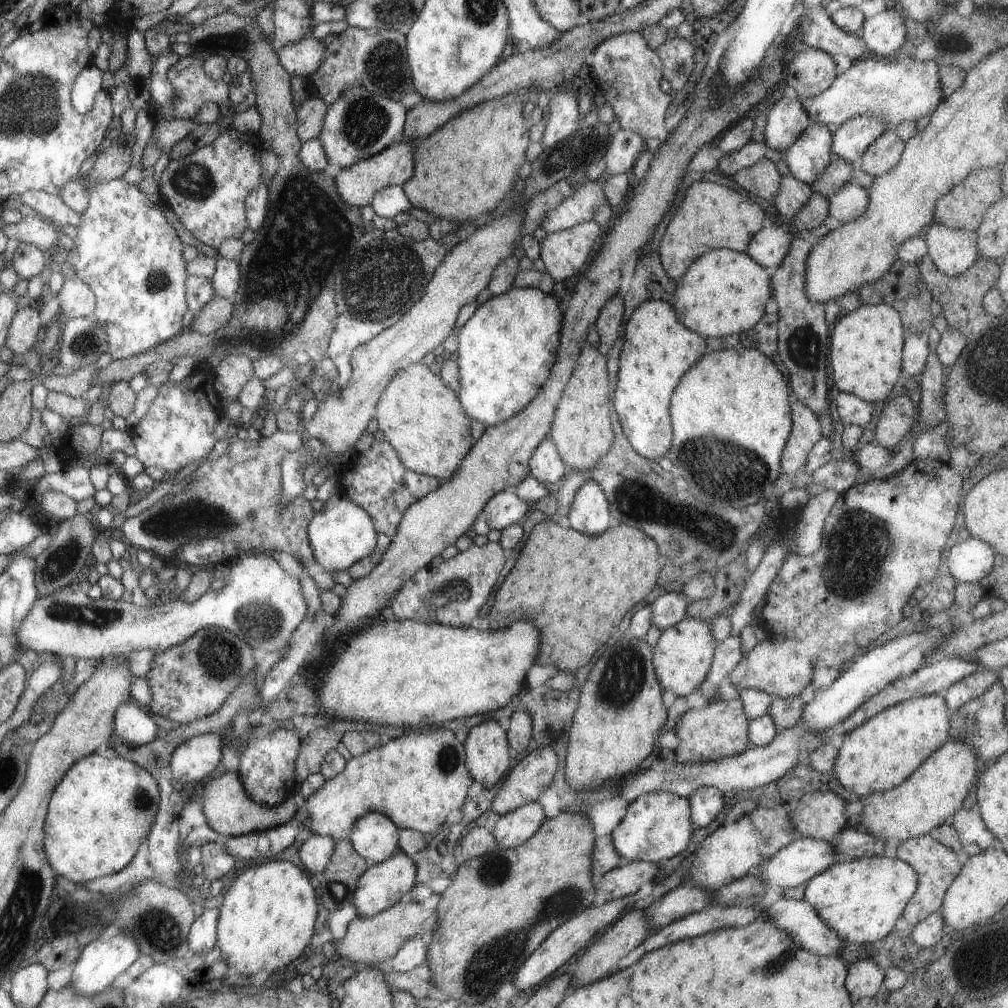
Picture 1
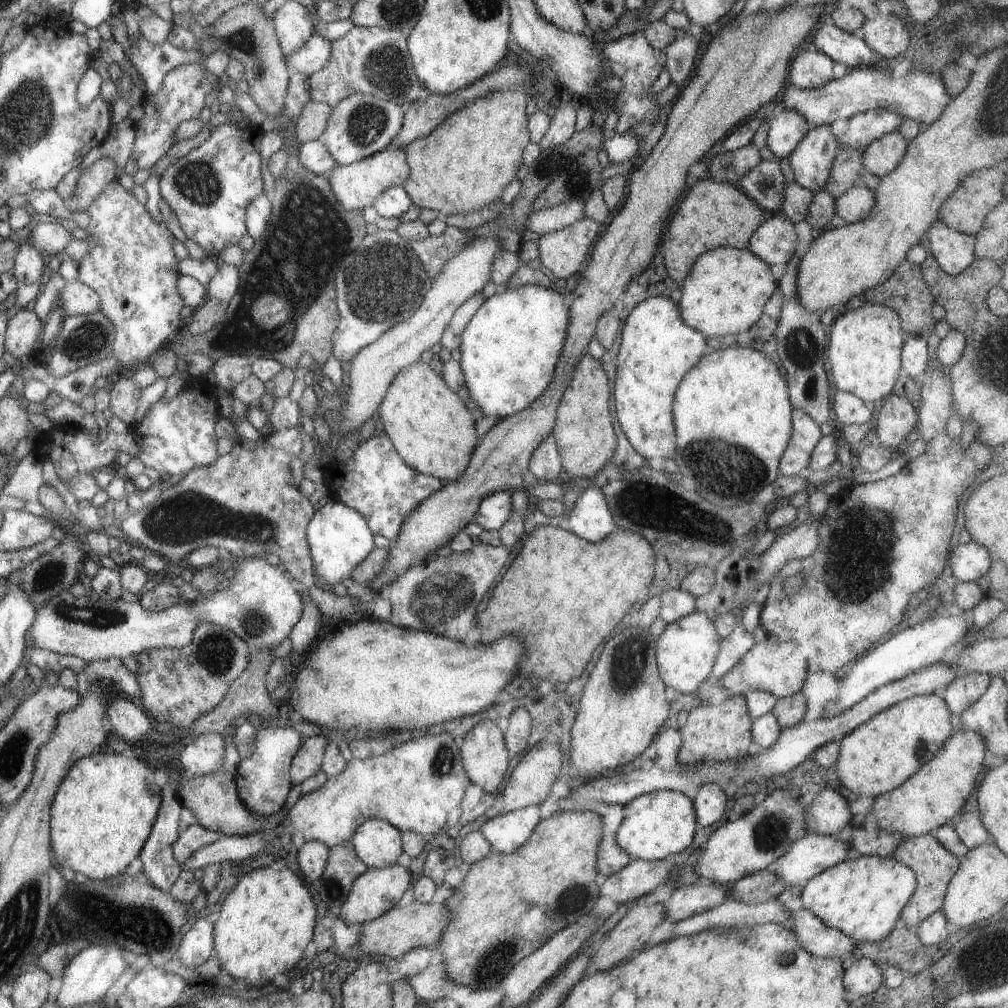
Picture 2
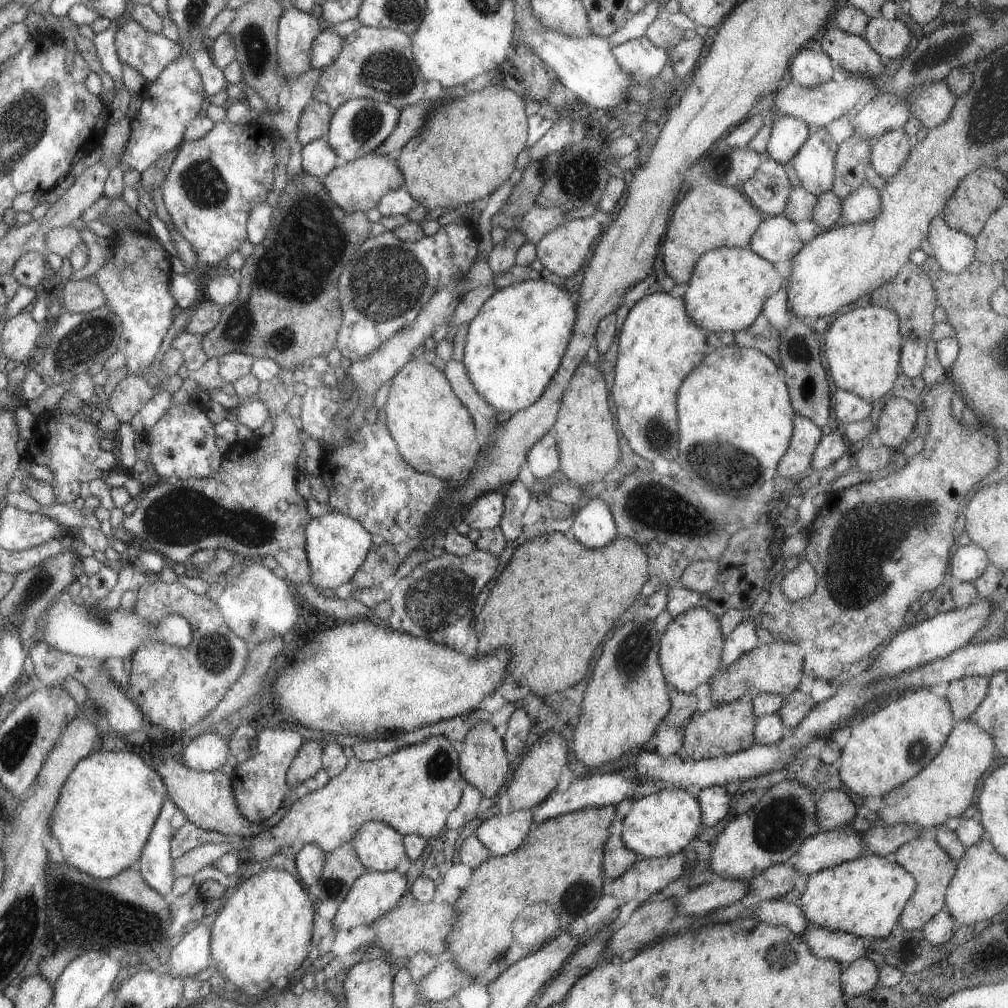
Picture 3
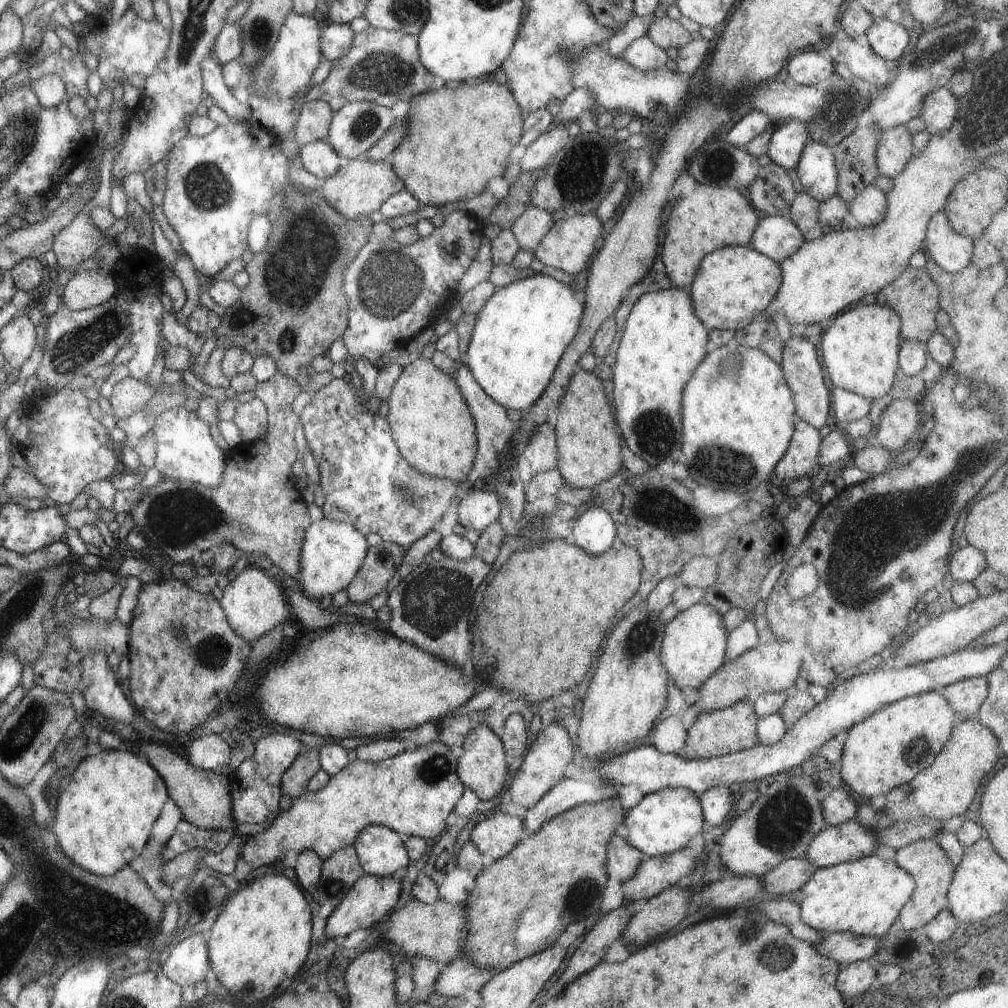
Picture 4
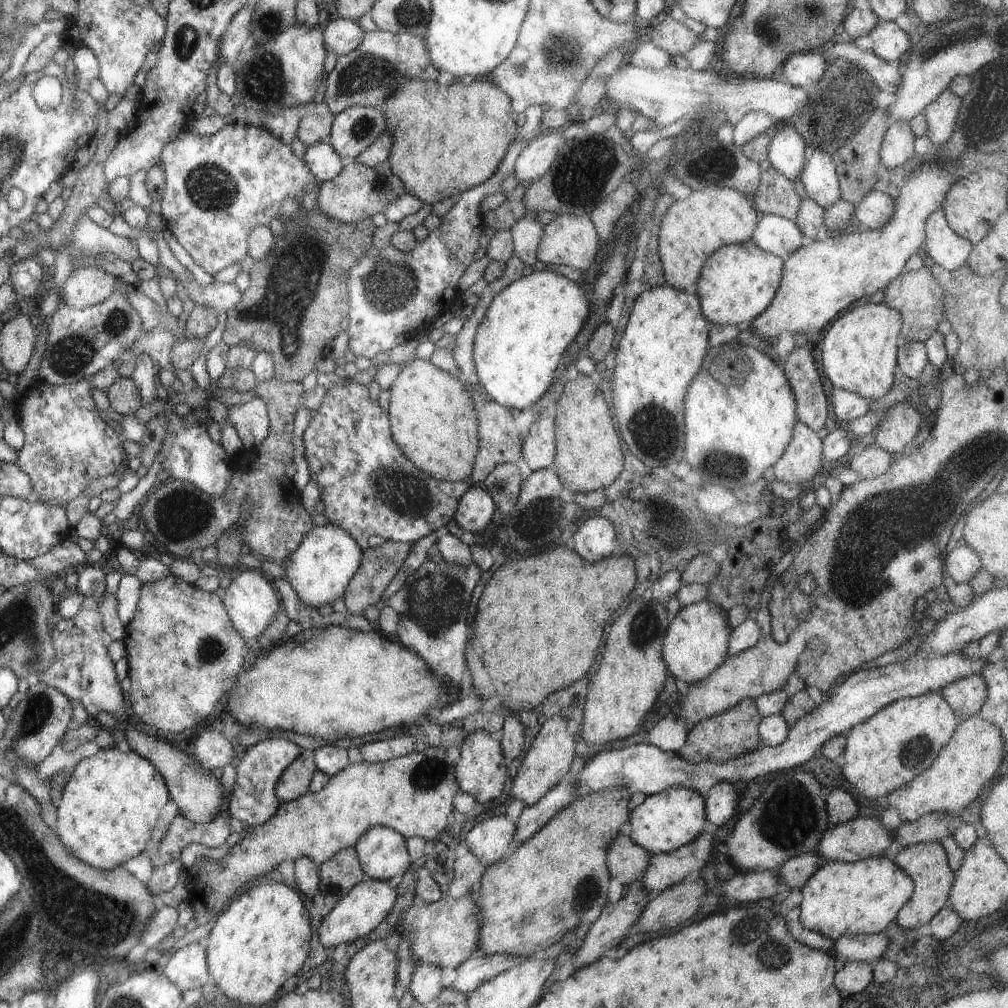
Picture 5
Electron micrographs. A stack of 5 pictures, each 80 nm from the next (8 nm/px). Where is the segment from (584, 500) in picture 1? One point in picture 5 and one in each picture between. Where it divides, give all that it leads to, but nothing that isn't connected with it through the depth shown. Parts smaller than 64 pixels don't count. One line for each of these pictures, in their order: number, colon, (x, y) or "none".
2: (589, 518)
3: (592, 524)
4: (593, 531)
5: (593, 539)

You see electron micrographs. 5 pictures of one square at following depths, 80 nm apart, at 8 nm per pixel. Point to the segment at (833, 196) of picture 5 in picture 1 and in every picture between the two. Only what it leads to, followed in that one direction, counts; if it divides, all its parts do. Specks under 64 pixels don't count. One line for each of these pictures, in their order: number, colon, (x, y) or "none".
1: (806, 159)
2: (811, 160)
3: (813, 163)
4: (815, 169)

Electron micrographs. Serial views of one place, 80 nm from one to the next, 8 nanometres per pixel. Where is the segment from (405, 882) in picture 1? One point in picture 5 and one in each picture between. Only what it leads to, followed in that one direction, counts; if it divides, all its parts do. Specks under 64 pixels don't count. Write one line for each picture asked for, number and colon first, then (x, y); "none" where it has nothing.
2: (375, 891)
3: (371, 895)
4: (370, 898)
5: (356, 915)

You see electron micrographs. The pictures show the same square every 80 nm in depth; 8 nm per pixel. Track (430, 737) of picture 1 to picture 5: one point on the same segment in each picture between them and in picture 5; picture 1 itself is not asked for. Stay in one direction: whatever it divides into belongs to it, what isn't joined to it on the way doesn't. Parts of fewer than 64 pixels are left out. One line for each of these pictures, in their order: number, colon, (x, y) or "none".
2: (416, 796)
3: (412, 790)
4: (412, 793)
5: (412, 794)

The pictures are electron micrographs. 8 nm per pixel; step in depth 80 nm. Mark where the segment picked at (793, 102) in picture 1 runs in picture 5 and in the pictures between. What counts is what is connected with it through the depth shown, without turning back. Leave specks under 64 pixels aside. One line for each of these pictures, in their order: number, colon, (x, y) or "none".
2: (786, 128)
3: (787, 134)
4: (786, 143)
5: (786, 152)

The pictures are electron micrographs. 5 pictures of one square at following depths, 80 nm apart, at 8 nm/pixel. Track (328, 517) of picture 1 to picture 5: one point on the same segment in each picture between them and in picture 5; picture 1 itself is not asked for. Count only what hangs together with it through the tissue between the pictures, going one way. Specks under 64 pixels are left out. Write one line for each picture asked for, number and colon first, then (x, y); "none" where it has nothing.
2: (338, 538)
3: (335, 545)
4: (332, 551)
5: (319, 569)

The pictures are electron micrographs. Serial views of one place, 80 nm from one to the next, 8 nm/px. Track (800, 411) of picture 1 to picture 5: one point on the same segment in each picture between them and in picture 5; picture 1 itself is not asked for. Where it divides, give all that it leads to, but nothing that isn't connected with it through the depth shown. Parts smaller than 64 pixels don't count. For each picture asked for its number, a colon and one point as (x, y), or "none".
2: (805, 433)
3: (795, 462)
4: (799, 459)
5: (802, 459)

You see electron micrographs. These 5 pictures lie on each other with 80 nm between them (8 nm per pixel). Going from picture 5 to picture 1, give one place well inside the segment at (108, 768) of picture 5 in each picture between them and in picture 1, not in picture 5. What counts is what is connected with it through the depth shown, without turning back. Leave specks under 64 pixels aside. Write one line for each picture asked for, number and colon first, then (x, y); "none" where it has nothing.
1: (98, 814)
2: (102, 811)
3: (104, 811)
4: (103, 817)

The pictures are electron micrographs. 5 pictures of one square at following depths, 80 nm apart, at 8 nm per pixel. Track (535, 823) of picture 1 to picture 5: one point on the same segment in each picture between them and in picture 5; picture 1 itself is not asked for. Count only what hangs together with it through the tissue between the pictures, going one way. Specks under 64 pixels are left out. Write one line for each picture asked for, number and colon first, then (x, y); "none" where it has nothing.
2: (504, 832)
3: (499, 834)
4: (496, 835)
5: (488, 840)

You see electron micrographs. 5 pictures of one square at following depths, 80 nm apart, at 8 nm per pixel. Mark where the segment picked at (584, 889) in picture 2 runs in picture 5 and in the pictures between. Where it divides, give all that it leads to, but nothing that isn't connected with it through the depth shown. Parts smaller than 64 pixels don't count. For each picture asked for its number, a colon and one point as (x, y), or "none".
3: (515, 903)
4: (519, 905)
5: (530, 900)

